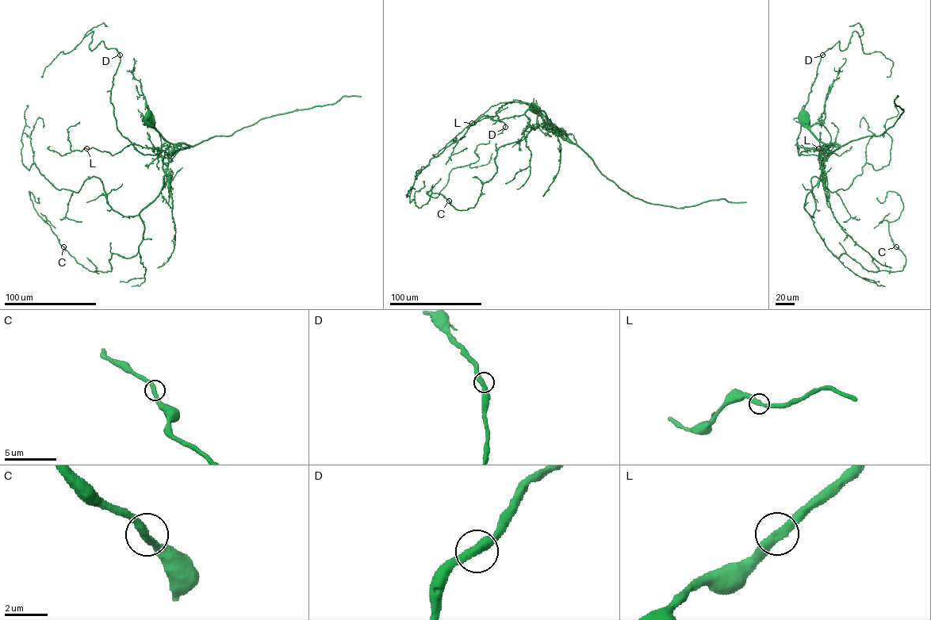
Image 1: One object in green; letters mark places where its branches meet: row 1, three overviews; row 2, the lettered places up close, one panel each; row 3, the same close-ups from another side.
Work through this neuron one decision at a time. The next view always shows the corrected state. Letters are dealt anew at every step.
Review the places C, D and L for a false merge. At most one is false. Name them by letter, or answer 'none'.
none

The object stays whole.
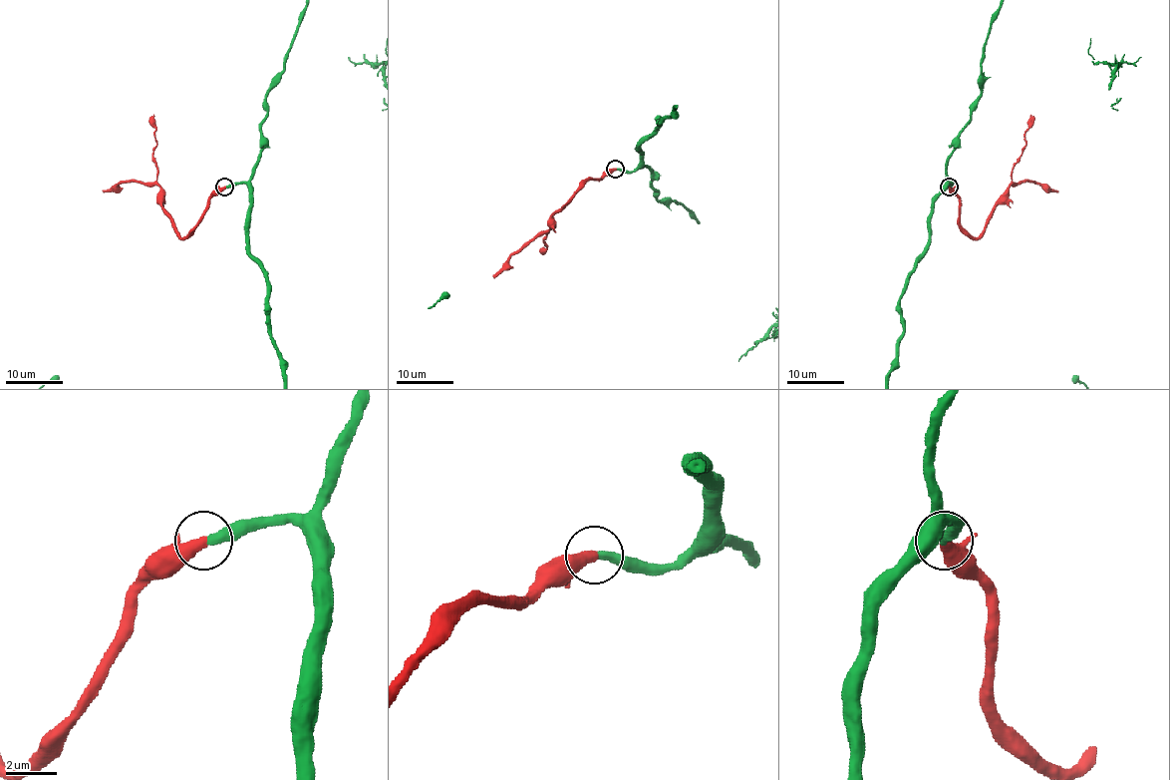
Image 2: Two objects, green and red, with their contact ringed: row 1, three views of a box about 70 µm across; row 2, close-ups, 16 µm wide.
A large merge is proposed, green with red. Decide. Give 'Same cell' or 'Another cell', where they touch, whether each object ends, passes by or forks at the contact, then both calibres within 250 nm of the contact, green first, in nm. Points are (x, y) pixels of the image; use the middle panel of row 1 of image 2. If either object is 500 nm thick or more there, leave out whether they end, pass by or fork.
Same cell. Place: (615, 169). At the ring green ends. At the ring red ends. Thickness 360 nm (green) against 480 nm

